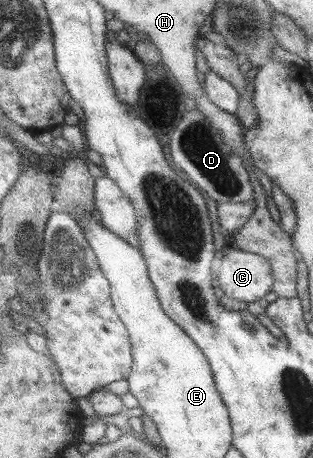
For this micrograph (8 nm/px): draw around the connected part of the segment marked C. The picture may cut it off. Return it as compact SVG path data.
M233 247L222 261L216 282L230 298L250 303L273 291L273 269L266 257Z

